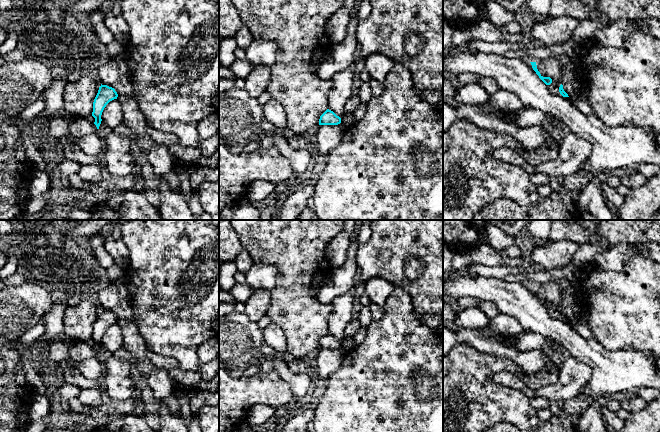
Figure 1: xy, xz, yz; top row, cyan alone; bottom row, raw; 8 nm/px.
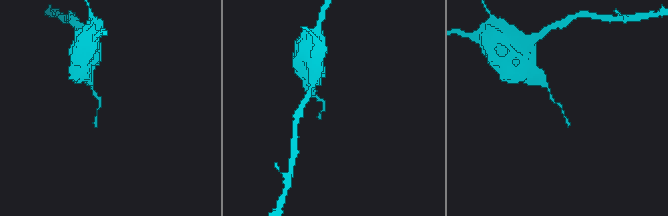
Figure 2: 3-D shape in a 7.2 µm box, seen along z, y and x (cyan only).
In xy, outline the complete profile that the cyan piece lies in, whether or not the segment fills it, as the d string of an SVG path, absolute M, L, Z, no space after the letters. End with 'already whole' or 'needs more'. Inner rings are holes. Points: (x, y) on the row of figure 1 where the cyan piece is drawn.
M101 84L93 102L92 112L92 116L95 118L94 124L96 125L97 129L99 129L99 126L101 124L101 115L104 108L110 101L117 99L117 97L118 94L114 88Z; already whole

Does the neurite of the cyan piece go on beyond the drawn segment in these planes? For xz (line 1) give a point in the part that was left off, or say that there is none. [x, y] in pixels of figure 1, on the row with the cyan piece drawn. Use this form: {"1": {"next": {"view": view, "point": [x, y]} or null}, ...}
{"1": {"next": null}}

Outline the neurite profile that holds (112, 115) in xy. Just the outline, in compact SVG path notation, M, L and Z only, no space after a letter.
M114 99L106 105L102 112L101 119L111 129L116 128L123 122L123 110L118 99Z

